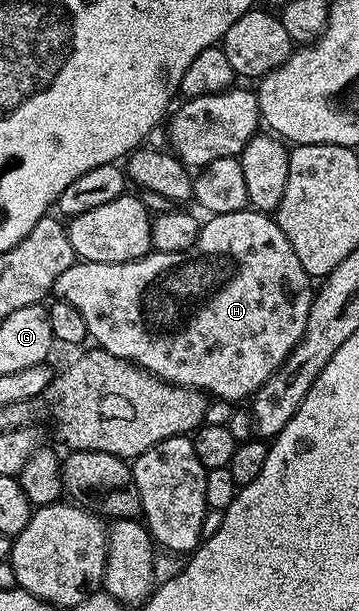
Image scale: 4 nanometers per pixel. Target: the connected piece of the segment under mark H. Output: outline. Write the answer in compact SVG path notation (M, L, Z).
M244 210L241 212L220 212L202 221L199 236L189 246L189 250L180 252L156 252L154 250L146 256L130 260L129 262L76 262L69 266L69 270L61 270L53 289L54 295L69 306L74 306L85 318L88 337L98 347L105 349L117 358L125 358L138 368L151 372L158 380L166 384L176 384L182 388L195 388L199 392L216 400L230 400L243 402L255 395L257 389L279 369L289 358L289 354L301 342L305 334L305 326L309 322L309 310L313 299L313 277L301 266L293 246L289 246L289 238L281 230L278 219L268 213Z

